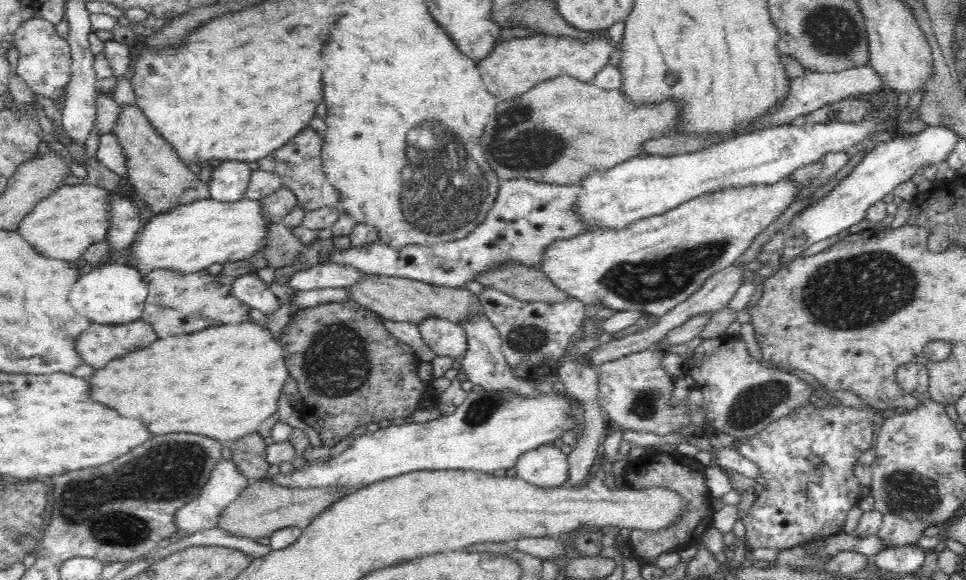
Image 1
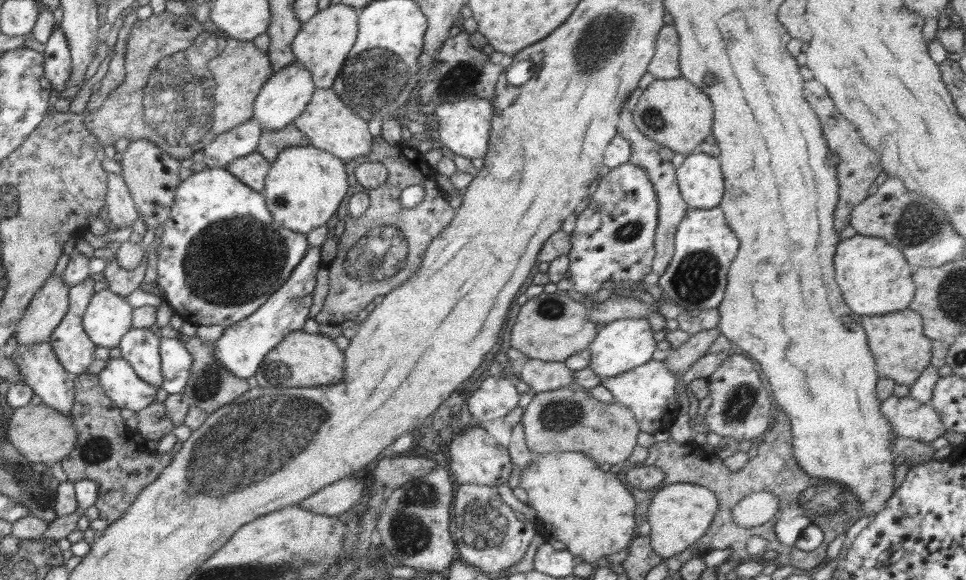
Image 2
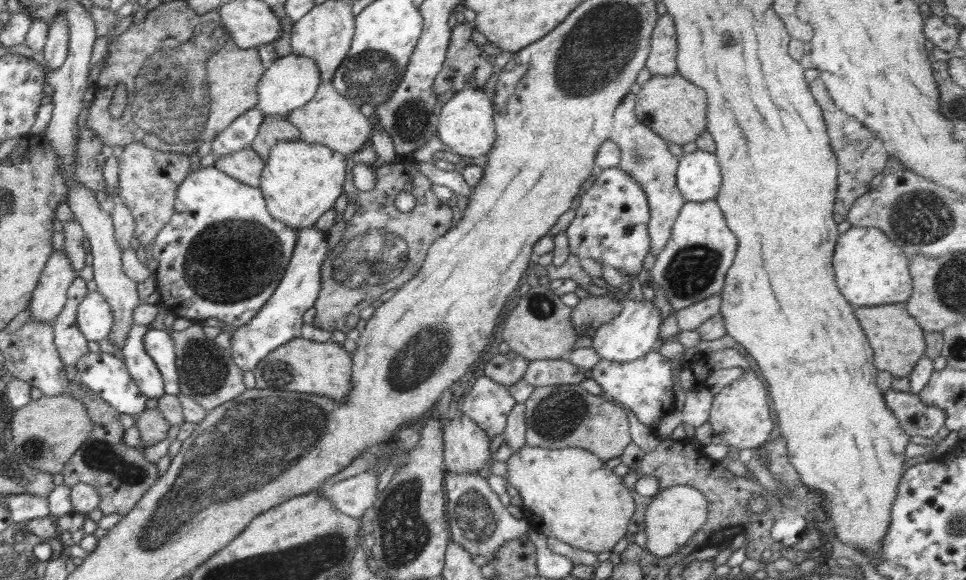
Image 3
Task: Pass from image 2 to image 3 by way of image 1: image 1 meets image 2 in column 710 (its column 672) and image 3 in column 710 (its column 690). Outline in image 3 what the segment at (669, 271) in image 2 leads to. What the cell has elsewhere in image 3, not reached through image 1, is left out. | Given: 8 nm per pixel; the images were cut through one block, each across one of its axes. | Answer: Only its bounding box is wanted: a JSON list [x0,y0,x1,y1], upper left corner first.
[647,200,736,311]

